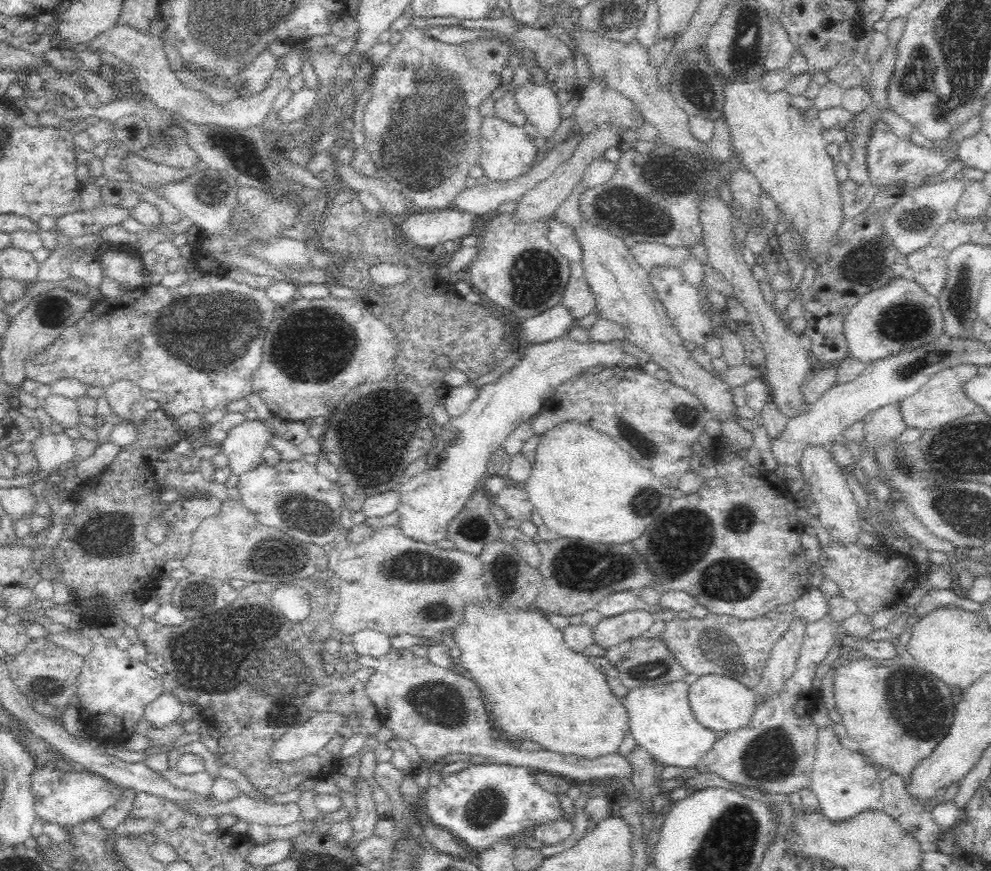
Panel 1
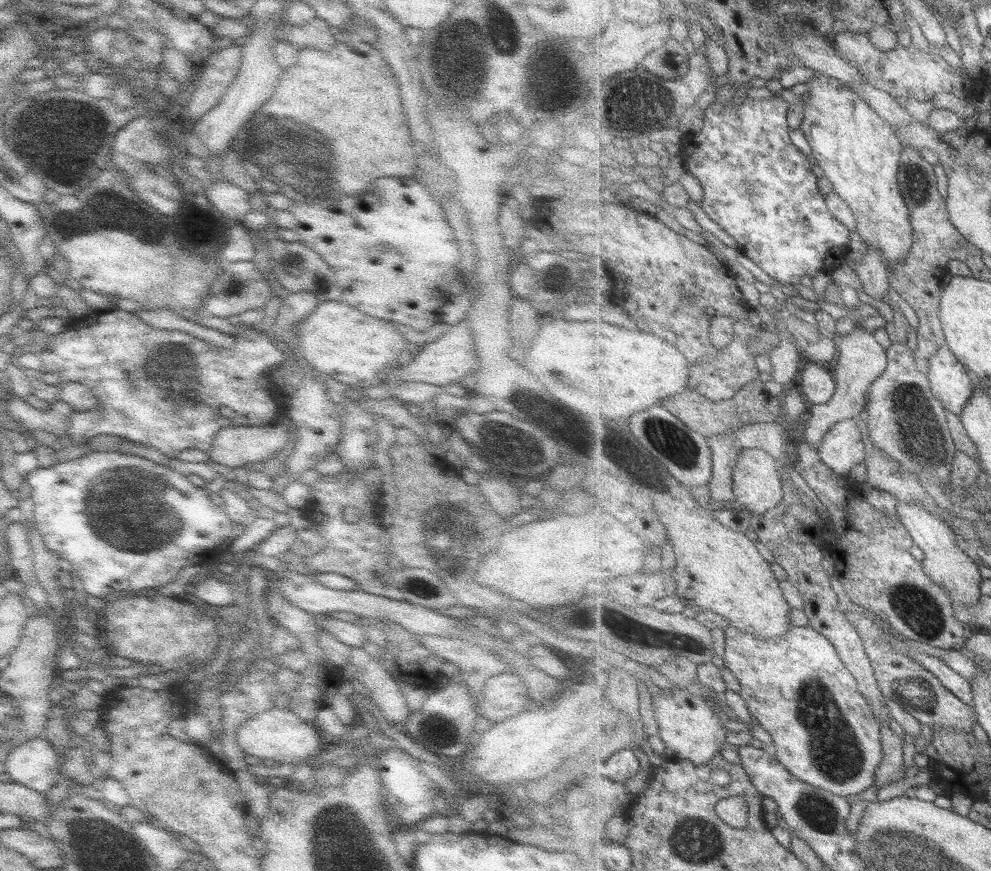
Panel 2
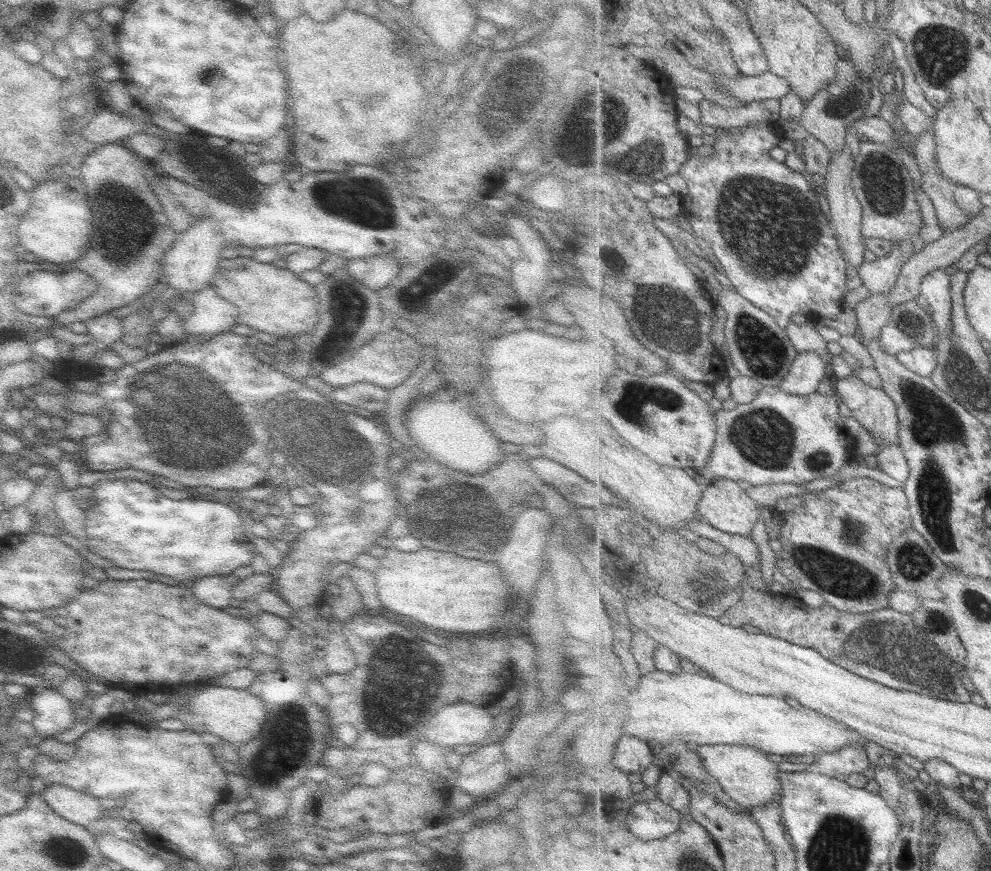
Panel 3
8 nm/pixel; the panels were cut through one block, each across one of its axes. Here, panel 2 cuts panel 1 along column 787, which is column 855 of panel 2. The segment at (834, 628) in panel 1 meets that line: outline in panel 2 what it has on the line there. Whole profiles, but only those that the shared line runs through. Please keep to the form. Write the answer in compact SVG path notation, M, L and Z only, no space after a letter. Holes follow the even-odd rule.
M809 624L804 627L793 625L793 627L789 627L787 635L769 640L763 640L761 637L730 626L725 631L723 640L725 642L722 654L723 662L737 678L741 687L738 694L743 698L749 714L757 719L761 727L771 736L776 750L775 758L777 758L780 764L783 764L795 778L799 778L799 780L803 780L803 782L811 784L811 786L821 788L821 790L833 792L837 794L837 796L844 797L849 796L849 794L861 794L861 792L865 792L869 786L875 784L878 767L884 760L884 753L882 752L882 730L876 721L876 717L870 710L870 705L866 702L866 697L863 697L859 691L859 686L856 684L855 678L851 675L850 669L847 668L847 664L843 662L842 657L839 656L838 649L835 648L834 644L831 644L829 638L817 632L817 630Z

